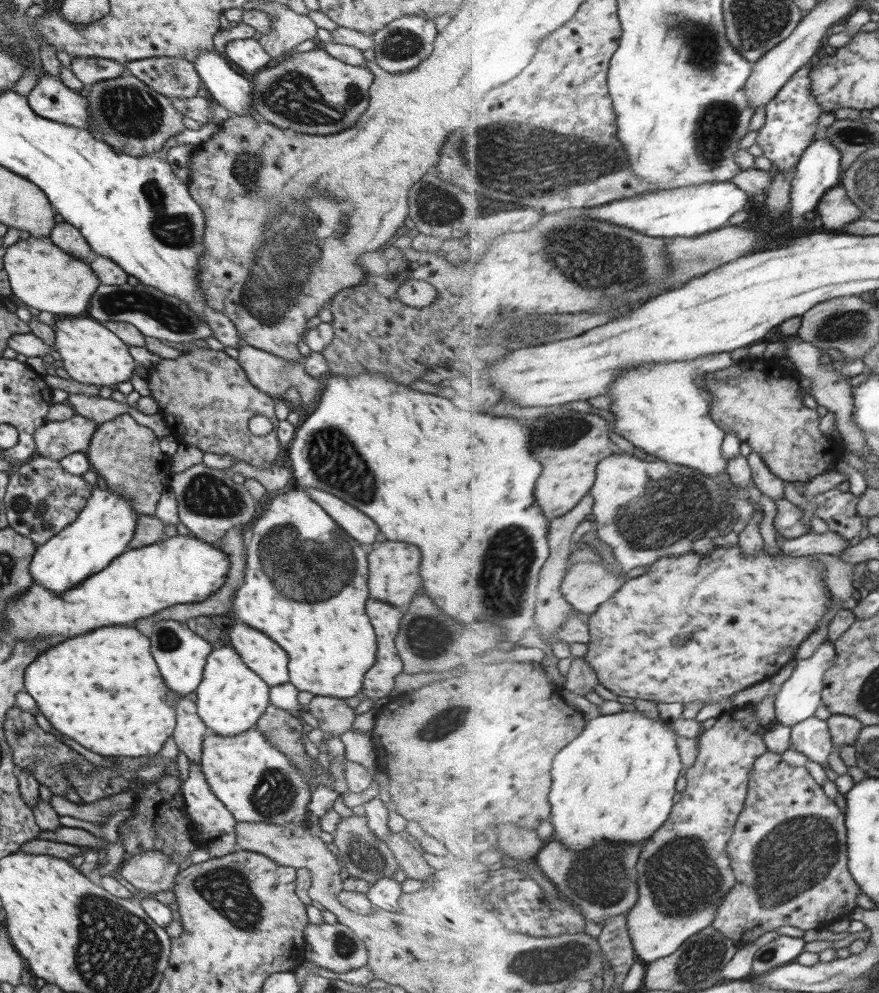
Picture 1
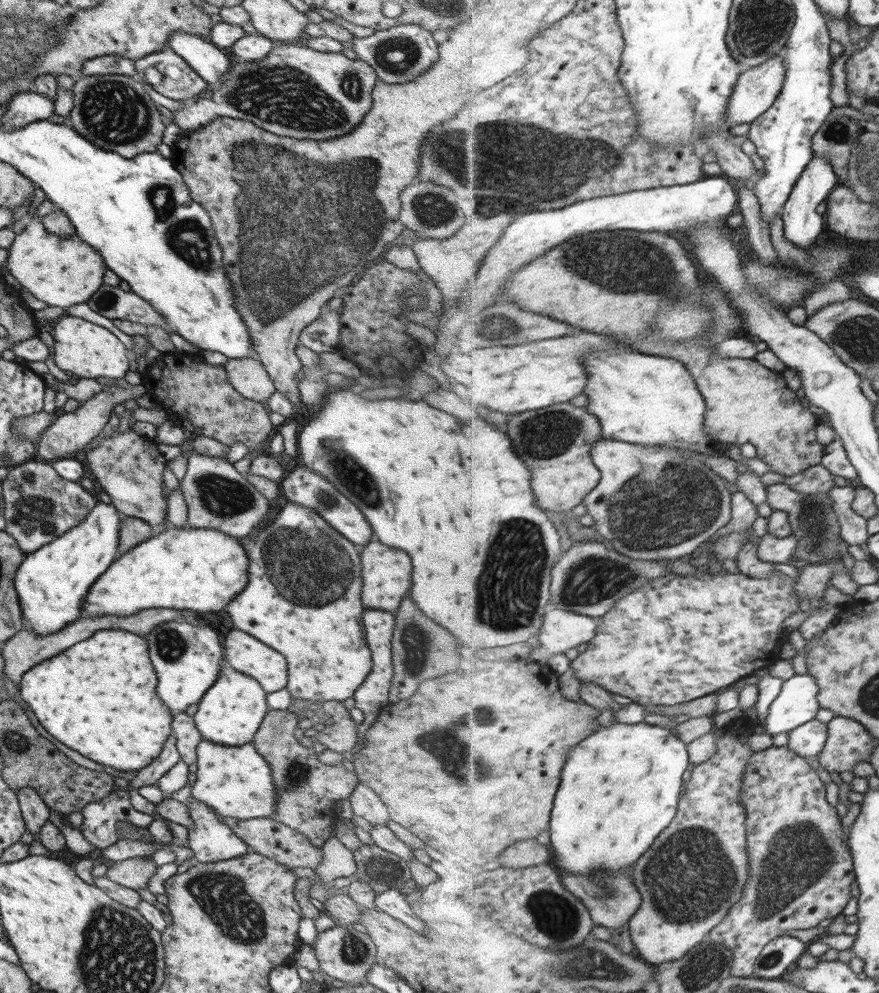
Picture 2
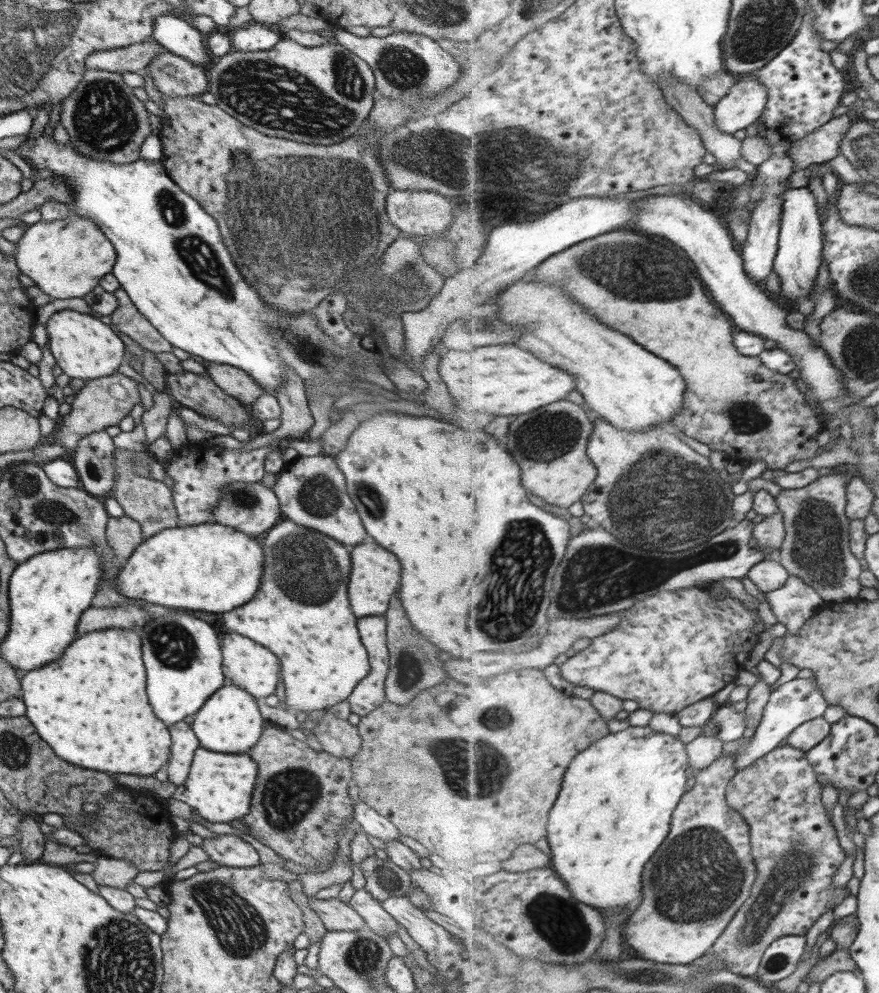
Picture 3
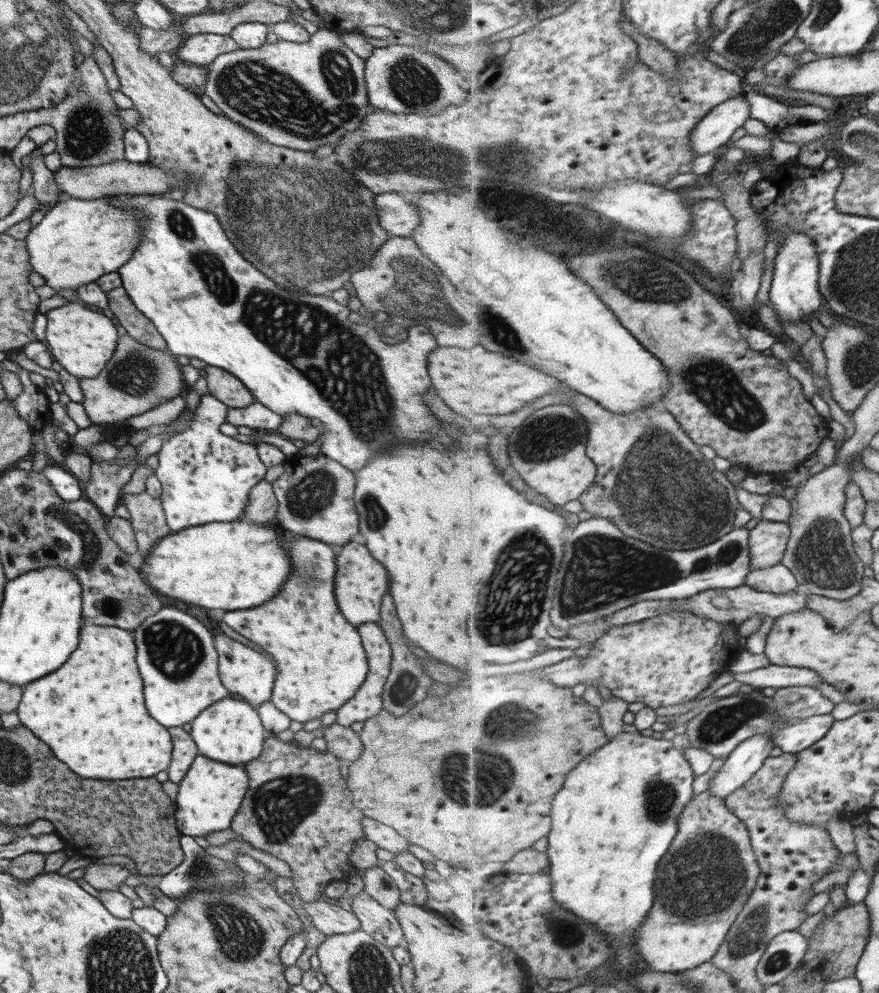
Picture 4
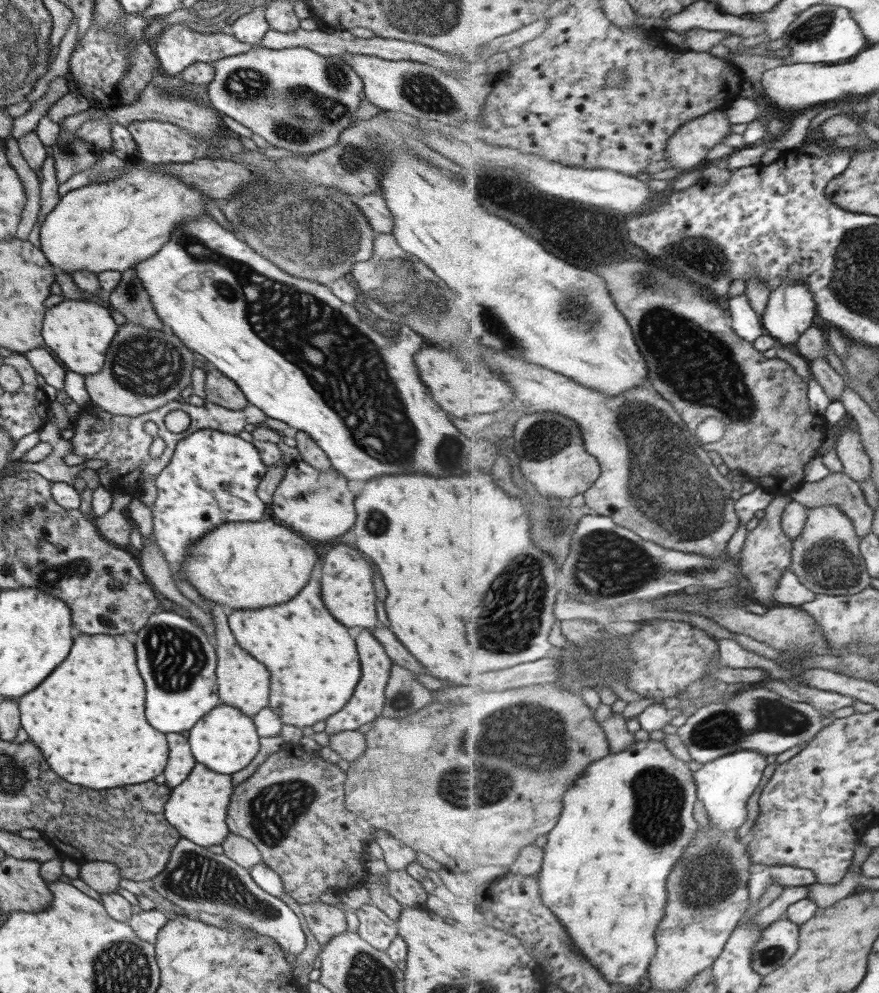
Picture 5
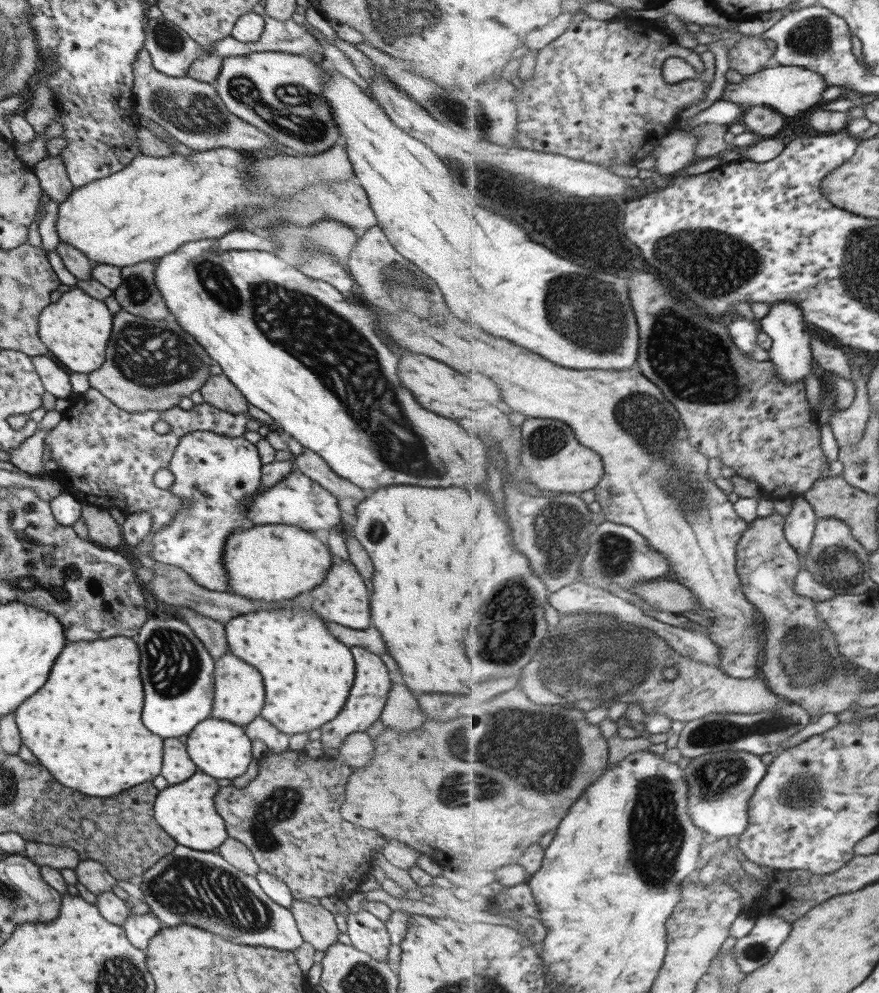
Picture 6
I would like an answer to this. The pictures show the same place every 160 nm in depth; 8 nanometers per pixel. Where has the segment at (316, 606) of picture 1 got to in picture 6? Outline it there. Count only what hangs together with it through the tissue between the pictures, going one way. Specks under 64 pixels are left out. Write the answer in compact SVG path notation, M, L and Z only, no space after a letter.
M305 596L285 603L280 609L236 615L225 624L225 631L229 652L256 666L260 676L264 676L266 692L260 715L280 732L293 735L316 730L343 710L342 704L346 704L354 682L354 658L350 648L330 634L324 620L316 616Z

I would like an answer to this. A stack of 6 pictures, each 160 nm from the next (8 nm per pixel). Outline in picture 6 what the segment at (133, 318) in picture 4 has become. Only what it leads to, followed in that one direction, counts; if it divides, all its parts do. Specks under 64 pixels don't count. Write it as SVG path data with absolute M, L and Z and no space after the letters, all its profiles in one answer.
M139 262L121 269L122 284L113 292L126 312L151 321L168 319L171 314L154 282L154 262Z

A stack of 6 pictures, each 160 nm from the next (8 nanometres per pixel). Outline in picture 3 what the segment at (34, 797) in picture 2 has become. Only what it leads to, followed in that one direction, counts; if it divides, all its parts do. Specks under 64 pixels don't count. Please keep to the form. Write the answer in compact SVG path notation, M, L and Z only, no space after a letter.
M22 814L19 826L20 845L18 850L24 854L24 863L36 863L40 861L45 849L45 834L40 831L40 821L35 814Z

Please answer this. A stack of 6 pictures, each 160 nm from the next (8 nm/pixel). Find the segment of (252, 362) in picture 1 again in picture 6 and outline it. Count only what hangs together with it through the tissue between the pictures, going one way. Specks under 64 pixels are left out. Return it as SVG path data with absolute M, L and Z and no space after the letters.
M224 373L208 377L200 392L206 403L220 410L232 414L246 413L248 410L249 402Z

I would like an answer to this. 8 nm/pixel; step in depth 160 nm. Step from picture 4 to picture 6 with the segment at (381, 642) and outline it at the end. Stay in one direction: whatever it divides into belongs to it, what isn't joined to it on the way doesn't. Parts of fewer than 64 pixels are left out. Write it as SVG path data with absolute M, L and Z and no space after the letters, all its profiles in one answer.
M352 646L352 654L356 660L356 670L354 672L354 684L350 690L346 706L343 706L342 712L336 715L336 718L320 727L322 732L321 744L325 744L328 748L339 749L348 734L366 732L367 728L381 717L393 685L392 680L390 680L391 673L388 672L388 668L378 655L368 652L360 646Z

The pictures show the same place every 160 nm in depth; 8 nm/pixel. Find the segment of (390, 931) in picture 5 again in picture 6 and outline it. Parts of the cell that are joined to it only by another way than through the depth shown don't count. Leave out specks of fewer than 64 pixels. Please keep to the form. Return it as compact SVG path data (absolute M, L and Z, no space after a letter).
M362 909L356 914L347 916L347 933L352 946L368 953L376 960L389 963L388 949L392 942L383 920Z

